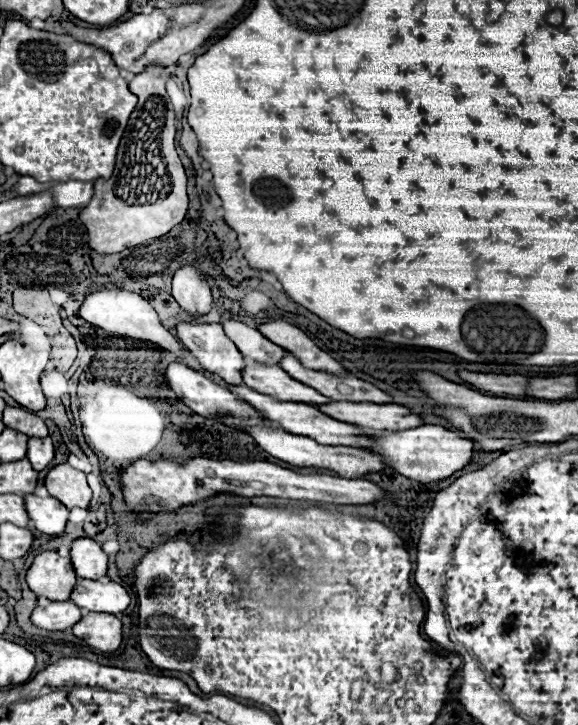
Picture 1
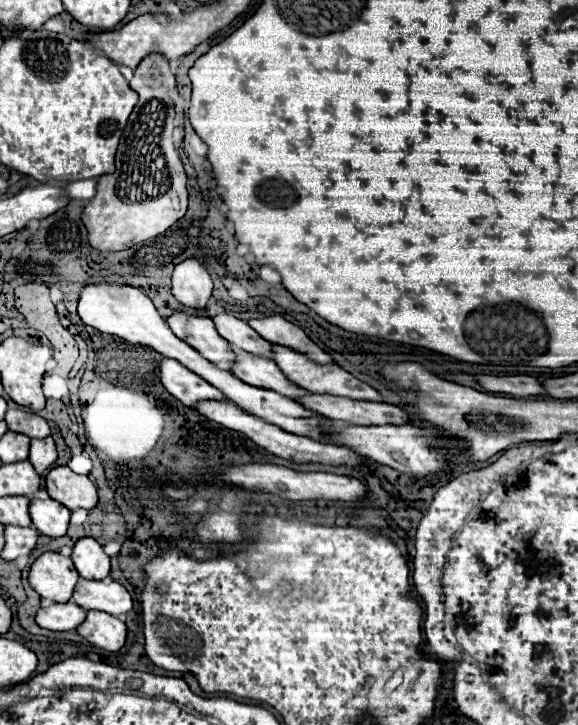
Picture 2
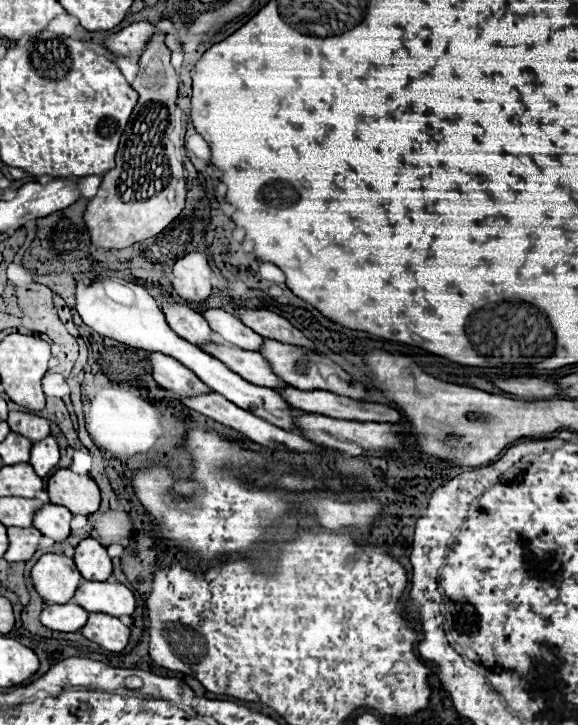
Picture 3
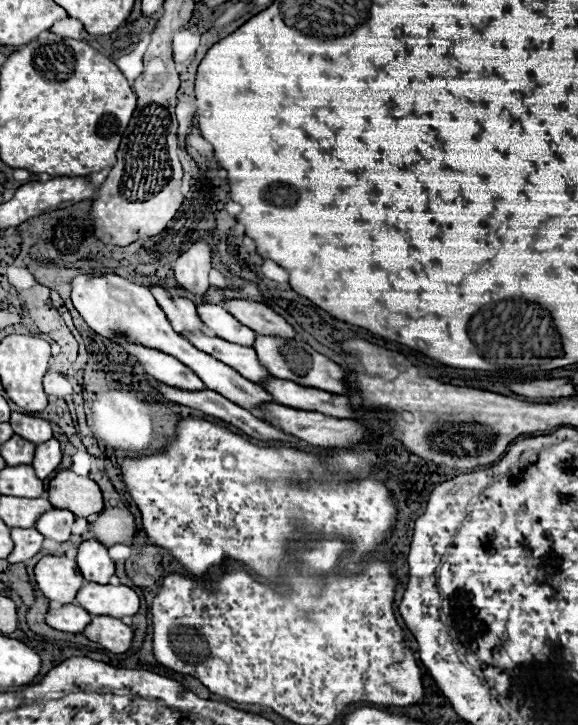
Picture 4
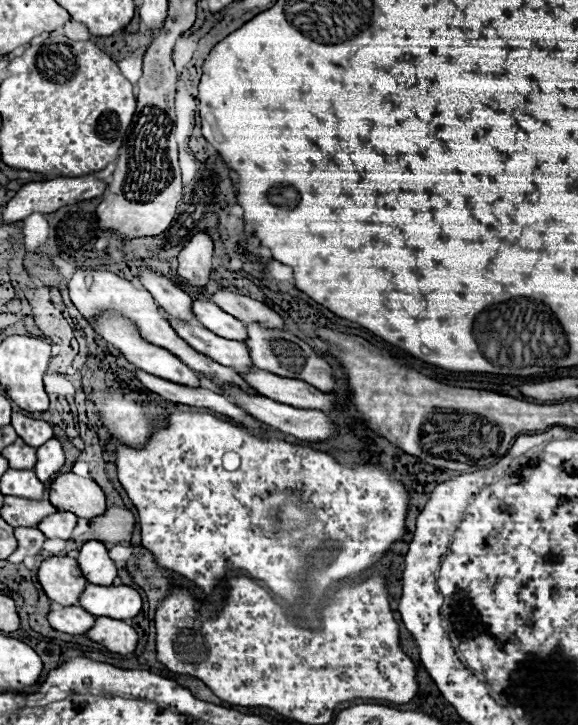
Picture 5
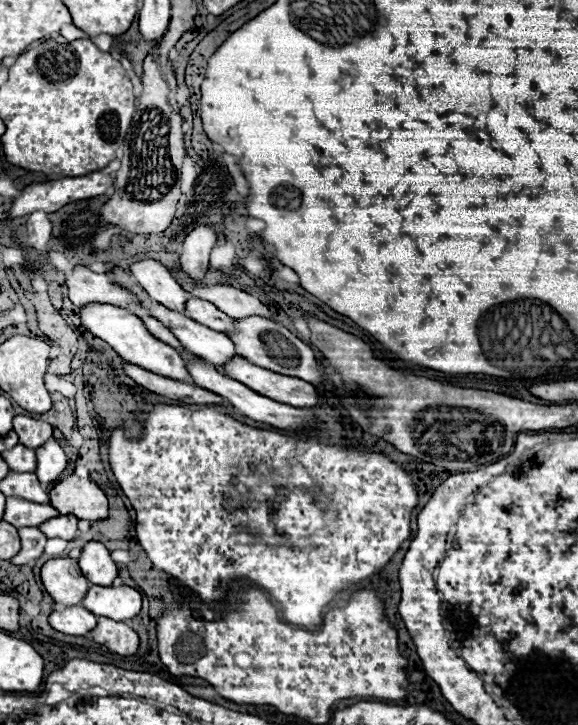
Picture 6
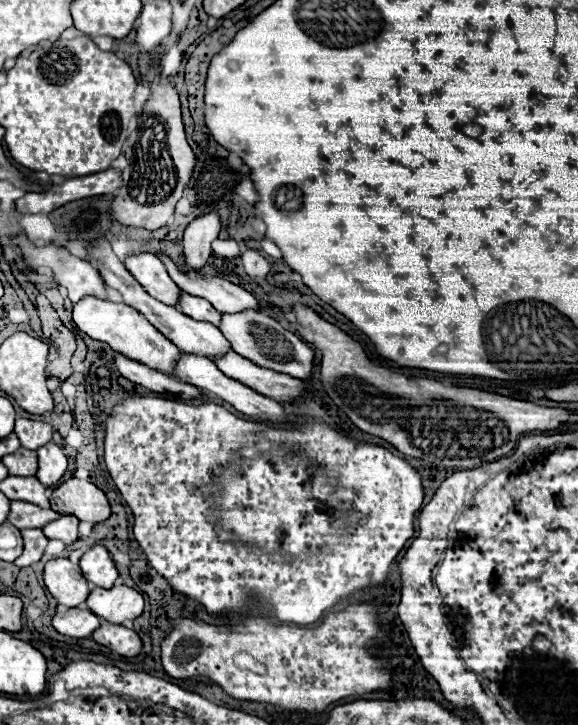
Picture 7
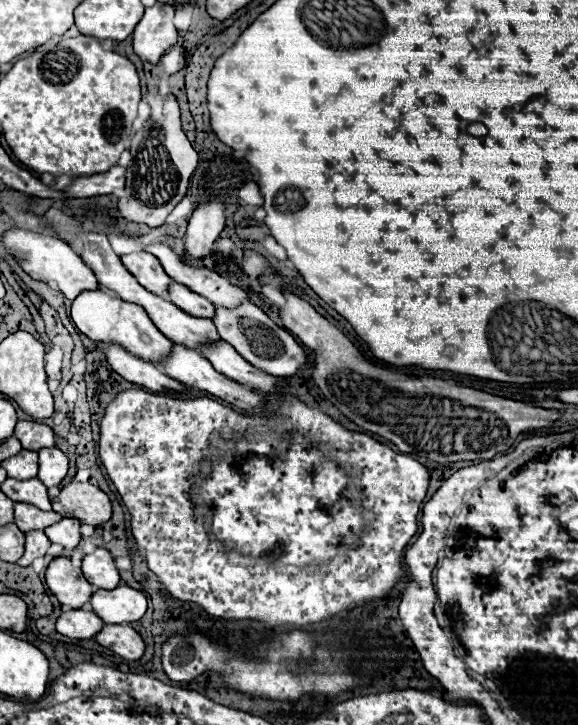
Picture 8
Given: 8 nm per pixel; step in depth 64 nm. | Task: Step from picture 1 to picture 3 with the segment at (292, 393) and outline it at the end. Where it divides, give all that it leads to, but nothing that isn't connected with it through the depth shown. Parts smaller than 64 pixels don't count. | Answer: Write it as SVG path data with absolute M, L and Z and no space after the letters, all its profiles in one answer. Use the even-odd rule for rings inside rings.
M220 342L202 344L200 348L222 360L228 368L232 368L232 372L240 374L250 384L260 384L266 388L280 388L282 384L286 384L272 372L270 364L260 356L260 352L248 352L238 346L220 344Z

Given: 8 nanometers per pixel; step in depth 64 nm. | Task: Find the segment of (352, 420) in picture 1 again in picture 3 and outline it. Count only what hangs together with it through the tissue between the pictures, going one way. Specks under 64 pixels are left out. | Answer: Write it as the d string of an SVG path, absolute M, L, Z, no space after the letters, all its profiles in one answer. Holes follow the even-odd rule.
M284 386L280 396L288 400L298 410L316 412L332 416L338 420L356 420L356 422L400 422L400 412L382 404L358 402L346 396L338 396L326 390L298 390L294 386Z

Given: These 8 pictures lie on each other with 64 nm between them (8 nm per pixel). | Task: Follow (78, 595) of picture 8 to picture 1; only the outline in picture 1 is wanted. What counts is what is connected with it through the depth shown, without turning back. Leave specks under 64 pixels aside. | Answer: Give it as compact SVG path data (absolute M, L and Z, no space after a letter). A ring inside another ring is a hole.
M46 550L34 558L28 568L26 582L38 596L52 602L64 602L76 584L76 572L70 558L62 558L56 552Z

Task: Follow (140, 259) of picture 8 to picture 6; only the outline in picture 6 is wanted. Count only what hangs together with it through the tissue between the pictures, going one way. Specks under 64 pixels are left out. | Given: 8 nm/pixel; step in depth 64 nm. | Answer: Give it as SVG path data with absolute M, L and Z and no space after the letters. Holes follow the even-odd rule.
M144 258L130 264L130 272L136 278L136 282L150 294L150 298L164 304L166 308L184 312L184 304L190 298L190 294L176 284L166 266L152 258Z

